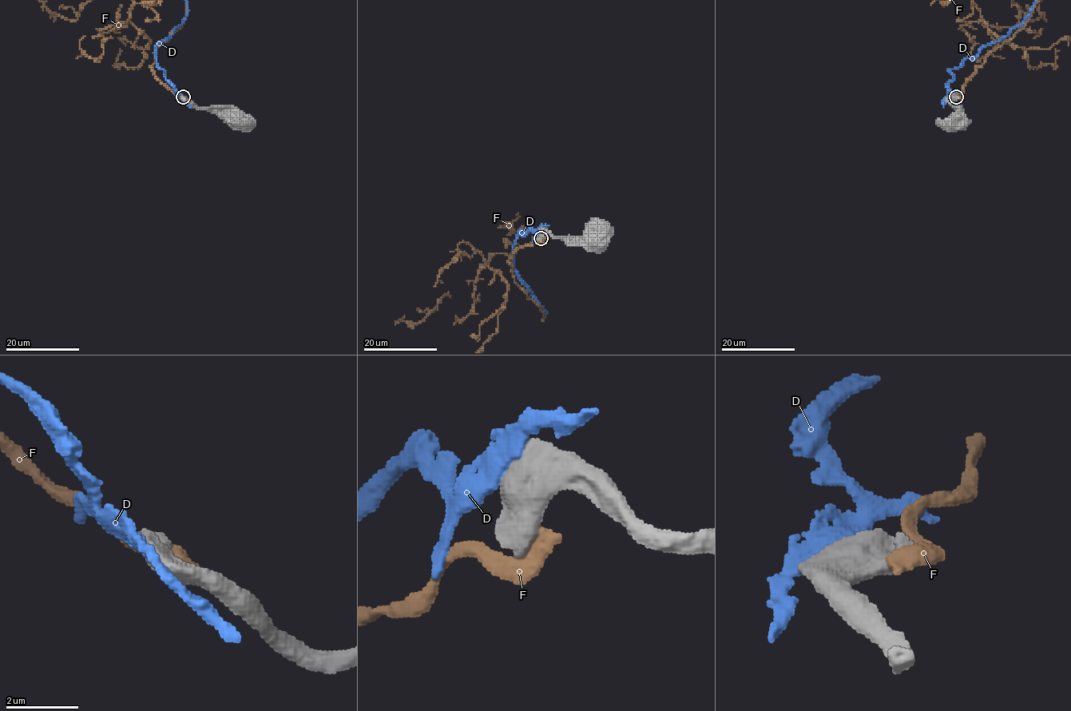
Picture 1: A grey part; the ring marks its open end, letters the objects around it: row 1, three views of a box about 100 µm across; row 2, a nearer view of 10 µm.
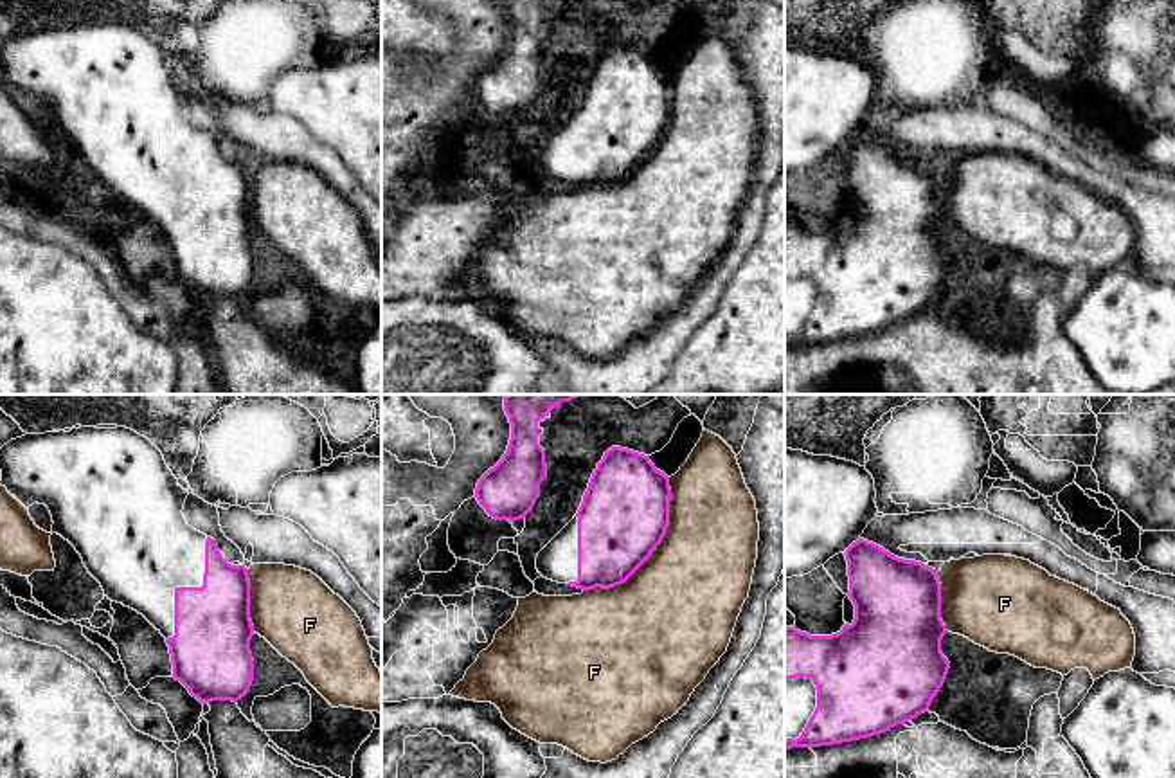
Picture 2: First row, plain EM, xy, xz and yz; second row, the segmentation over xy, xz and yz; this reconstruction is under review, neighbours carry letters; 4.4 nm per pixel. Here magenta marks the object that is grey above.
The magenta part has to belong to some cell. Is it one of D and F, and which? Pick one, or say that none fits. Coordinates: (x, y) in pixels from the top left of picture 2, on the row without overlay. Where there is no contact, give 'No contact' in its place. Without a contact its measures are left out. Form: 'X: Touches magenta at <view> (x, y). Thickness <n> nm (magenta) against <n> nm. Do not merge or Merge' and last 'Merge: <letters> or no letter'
D: No contact. Do not merge
F: Touches magenta at xz (655, 144). Thickness 400 nm (magenta) against 480 nm. Do not merge
Merge: no letter

